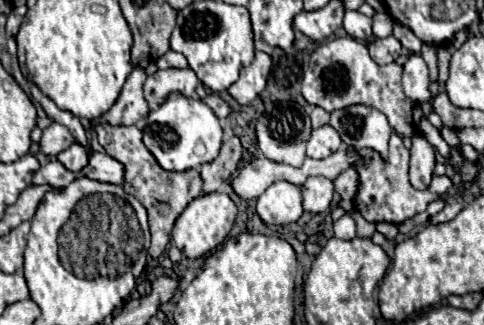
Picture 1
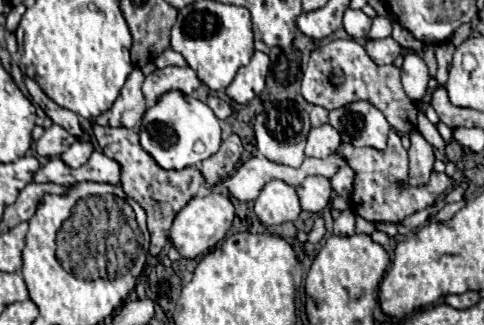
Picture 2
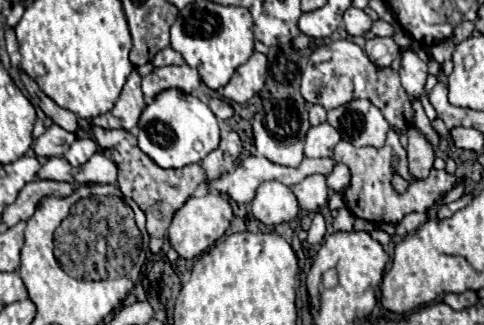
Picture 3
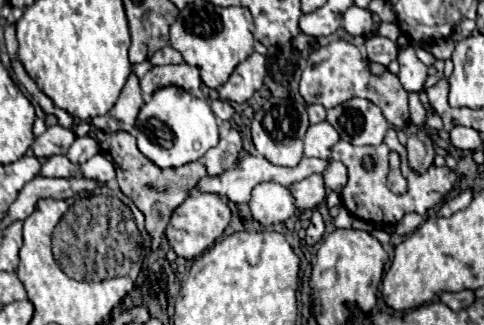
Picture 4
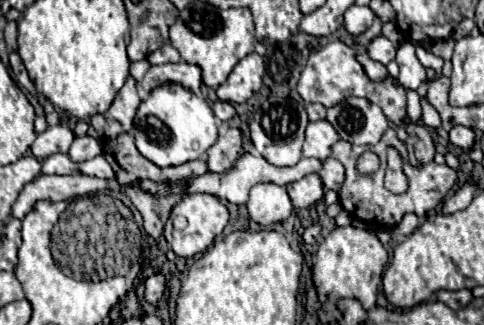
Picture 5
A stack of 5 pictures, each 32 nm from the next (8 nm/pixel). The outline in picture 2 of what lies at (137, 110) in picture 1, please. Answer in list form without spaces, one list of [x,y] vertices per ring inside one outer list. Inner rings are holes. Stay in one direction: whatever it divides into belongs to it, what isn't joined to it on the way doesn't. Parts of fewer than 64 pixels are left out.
[[[134,68],[132,74],[128,76],[118,100],[114,102],[114,106],[104,112],[100,118],[96,118],[98,124],[102,126],[126,126],[126,128],[134,128],[142,118],[144,112],[148,110],[144,94],[142,94],[142,82],[144,82],[144,74],[140,68]]]

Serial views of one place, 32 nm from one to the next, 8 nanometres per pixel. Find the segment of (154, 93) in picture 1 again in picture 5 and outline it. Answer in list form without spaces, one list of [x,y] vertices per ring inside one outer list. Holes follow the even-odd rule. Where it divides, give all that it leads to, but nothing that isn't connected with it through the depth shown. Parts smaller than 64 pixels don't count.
[[[178,62],[178,64],[162,64],[162,66],[150,66],[142,80],[142,88],[146,92],[152,92],[152,88],[158,88],[160,84],[180,84],[196,94],[200,94],[200,68],[192,66],[188,62]]]

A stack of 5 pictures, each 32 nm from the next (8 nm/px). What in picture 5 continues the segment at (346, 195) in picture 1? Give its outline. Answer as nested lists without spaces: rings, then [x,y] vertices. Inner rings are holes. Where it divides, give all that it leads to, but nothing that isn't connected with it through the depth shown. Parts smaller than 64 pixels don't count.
[[[326,158],[322,164],[322,170],[318,174],[324,182],[324,188],[340,192],[340,184],[344,184],[344,166],[338,160]]]

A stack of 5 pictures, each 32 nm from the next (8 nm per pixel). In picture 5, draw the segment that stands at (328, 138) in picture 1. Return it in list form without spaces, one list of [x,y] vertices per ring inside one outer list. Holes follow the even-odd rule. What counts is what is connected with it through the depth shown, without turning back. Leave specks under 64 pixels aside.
[[[328,120],[310,122],[306,128],[306,140],[304,140],[304,156],[326,160],[330,156],[332,144],[336,144],[338,132],[332,128]]]

